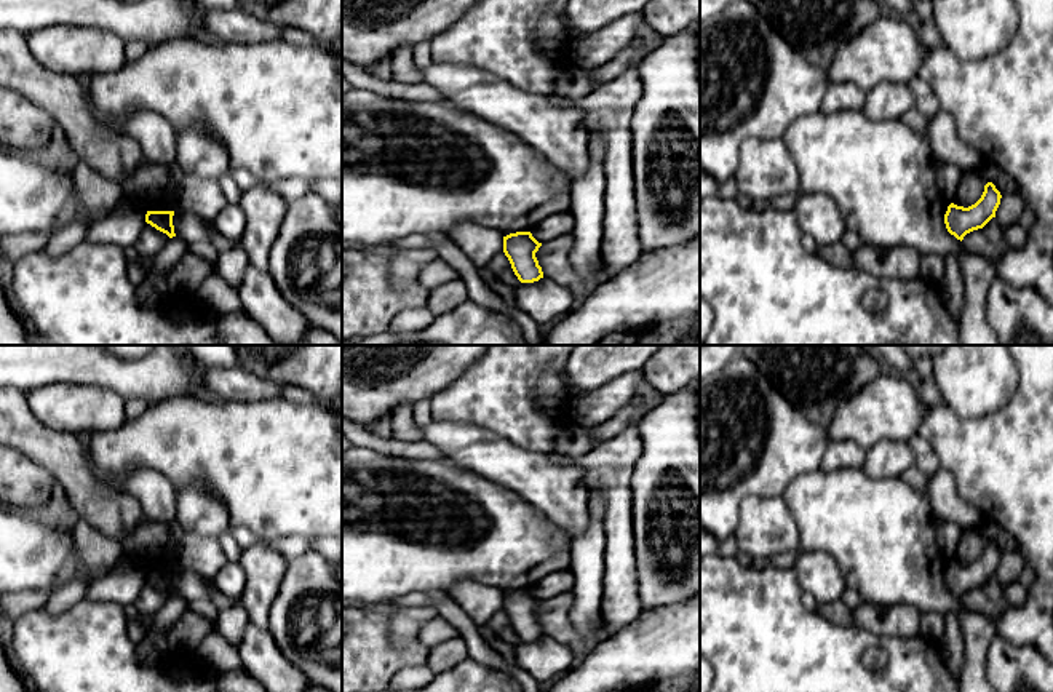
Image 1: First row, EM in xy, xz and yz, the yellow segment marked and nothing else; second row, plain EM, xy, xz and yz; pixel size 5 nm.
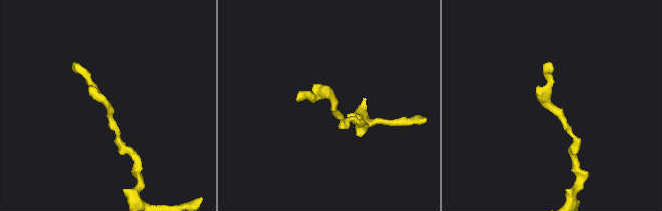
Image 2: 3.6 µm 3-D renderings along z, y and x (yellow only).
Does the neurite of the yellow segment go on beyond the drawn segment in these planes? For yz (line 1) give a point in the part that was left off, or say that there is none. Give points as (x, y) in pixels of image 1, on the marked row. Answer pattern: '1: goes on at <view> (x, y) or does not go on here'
1: does not go on here

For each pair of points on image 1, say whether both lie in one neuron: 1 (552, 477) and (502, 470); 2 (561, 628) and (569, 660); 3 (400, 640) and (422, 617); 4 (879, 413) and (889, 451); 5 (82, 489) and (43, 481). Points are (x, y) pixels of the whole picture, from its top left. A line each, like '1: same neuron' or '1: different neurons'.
1: same neuron
2: different neurons
3: same neuron
4: different neurons
5: different neurons

